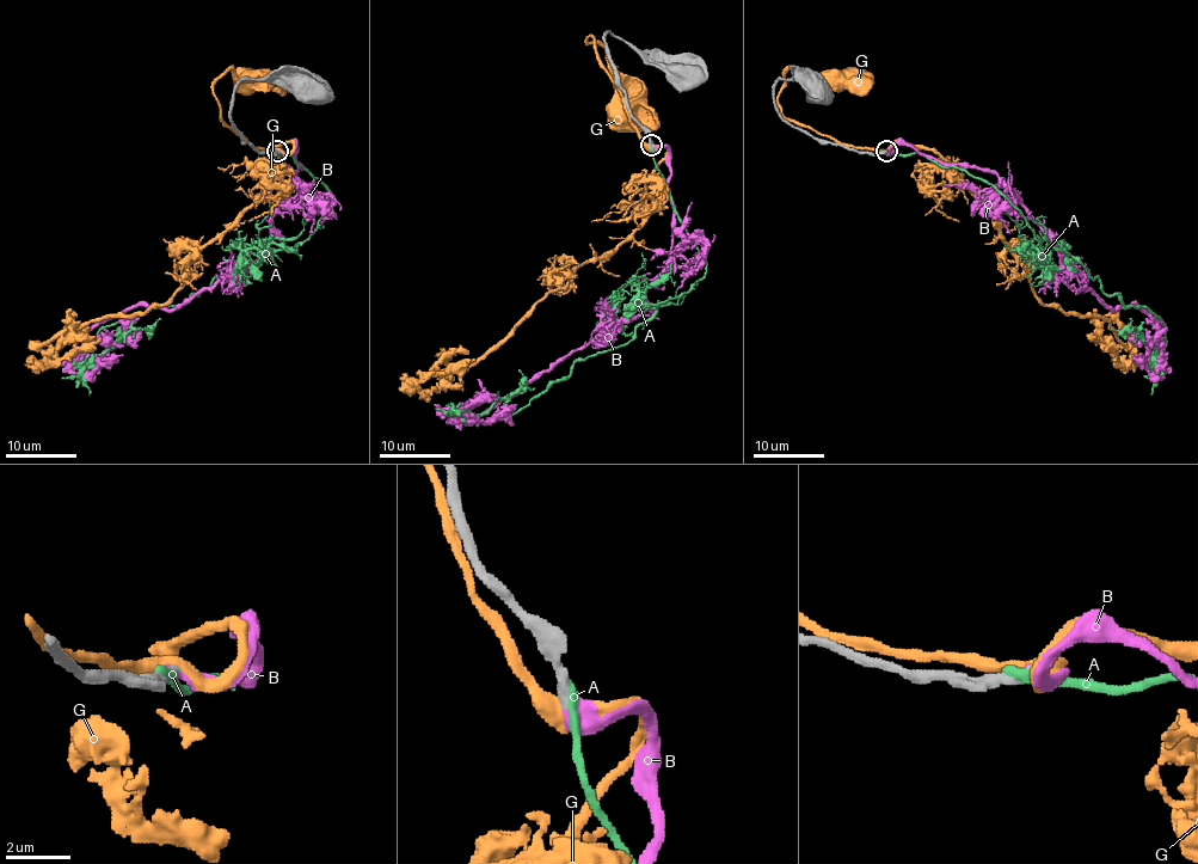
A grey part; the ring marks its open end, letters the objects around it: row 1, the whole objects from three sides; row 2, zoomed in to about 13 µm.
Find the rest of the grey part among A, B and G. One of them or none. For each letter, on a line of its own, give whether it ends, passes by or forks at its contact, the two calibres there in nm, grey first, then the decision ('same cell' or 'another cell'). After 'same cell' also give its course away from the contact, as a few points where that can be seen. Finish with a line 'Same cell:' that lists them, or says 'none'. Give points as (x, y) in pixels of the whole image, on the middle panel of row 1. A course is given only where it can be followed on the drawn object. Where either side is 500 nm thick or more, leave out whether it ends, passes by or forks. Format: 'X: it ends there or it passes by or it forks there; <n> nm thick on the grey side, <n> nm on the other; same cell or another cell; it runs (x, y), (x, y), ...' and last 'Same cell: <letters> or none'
A: it ends there; 440 nm thick on the grey side, 360 nm on the other; another cell
B: it ends there; 380 nm thick on the grey side, 400 nm on the other; same cell; it runs (651, 145), (669, 154), (673, 247), (645, 290), (645, 306), (456, 421), (447, 414), (481, 390), (478, 379)
G: 400 nm thick on the grey side, 550 nm on the other; another cell
Same cell: B

